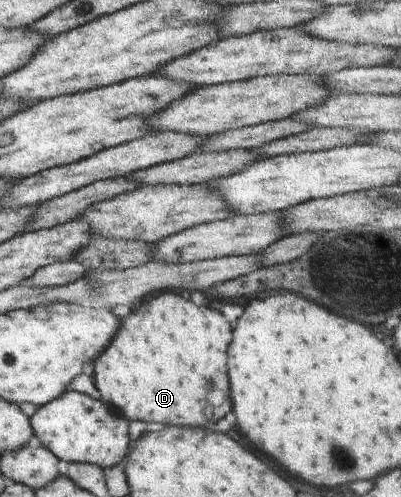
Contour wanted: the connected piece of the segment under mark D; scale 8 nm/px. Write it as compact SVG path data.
M164 291L158 297L131 308L132 313L120 319L116 335L93 362L94 381L101 400L129 421L146 421L156 425L206 427L208 423L224 417L232 409L226 355L233 338L232 323L221 312L210 309L209 305L198 306L172 291Z

